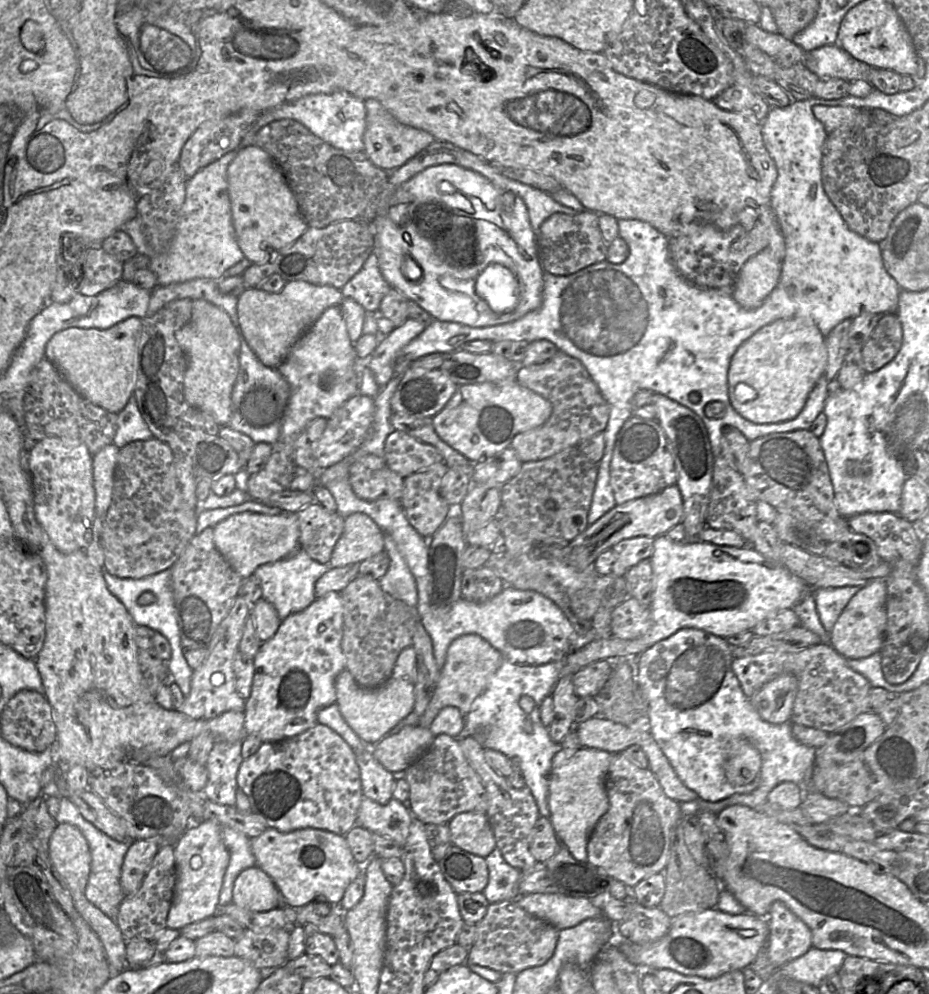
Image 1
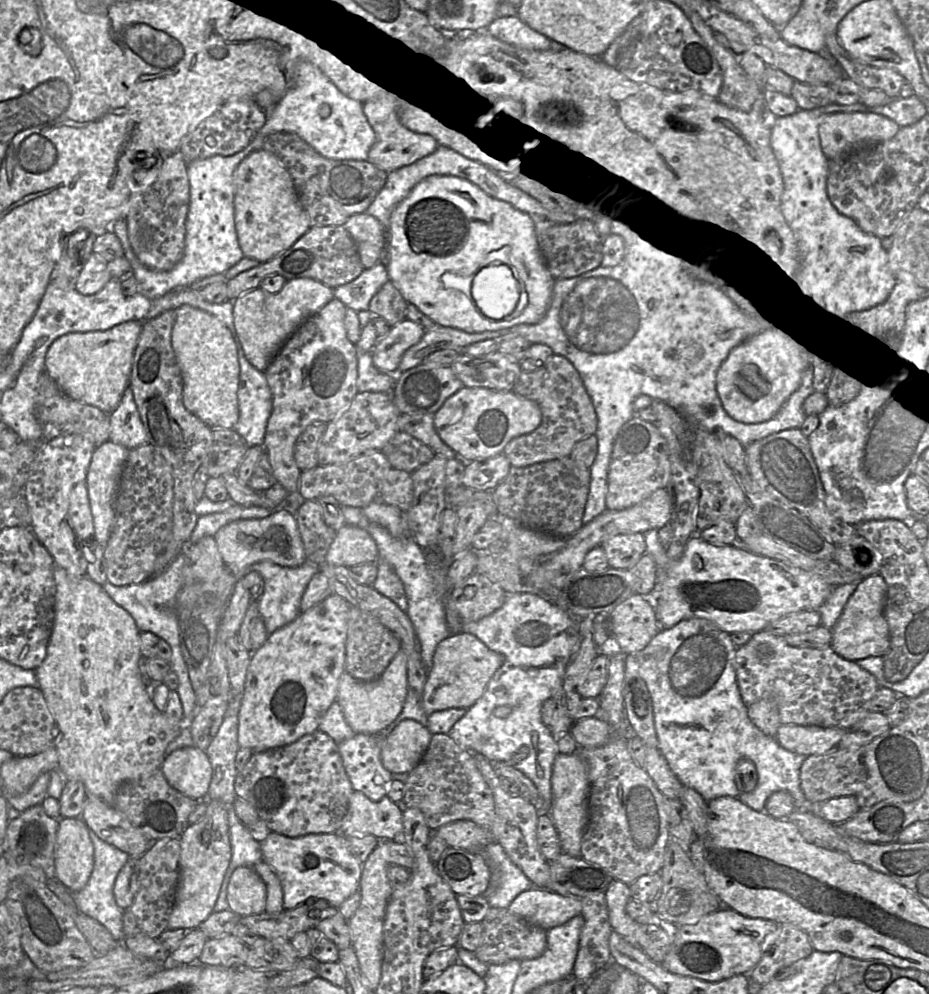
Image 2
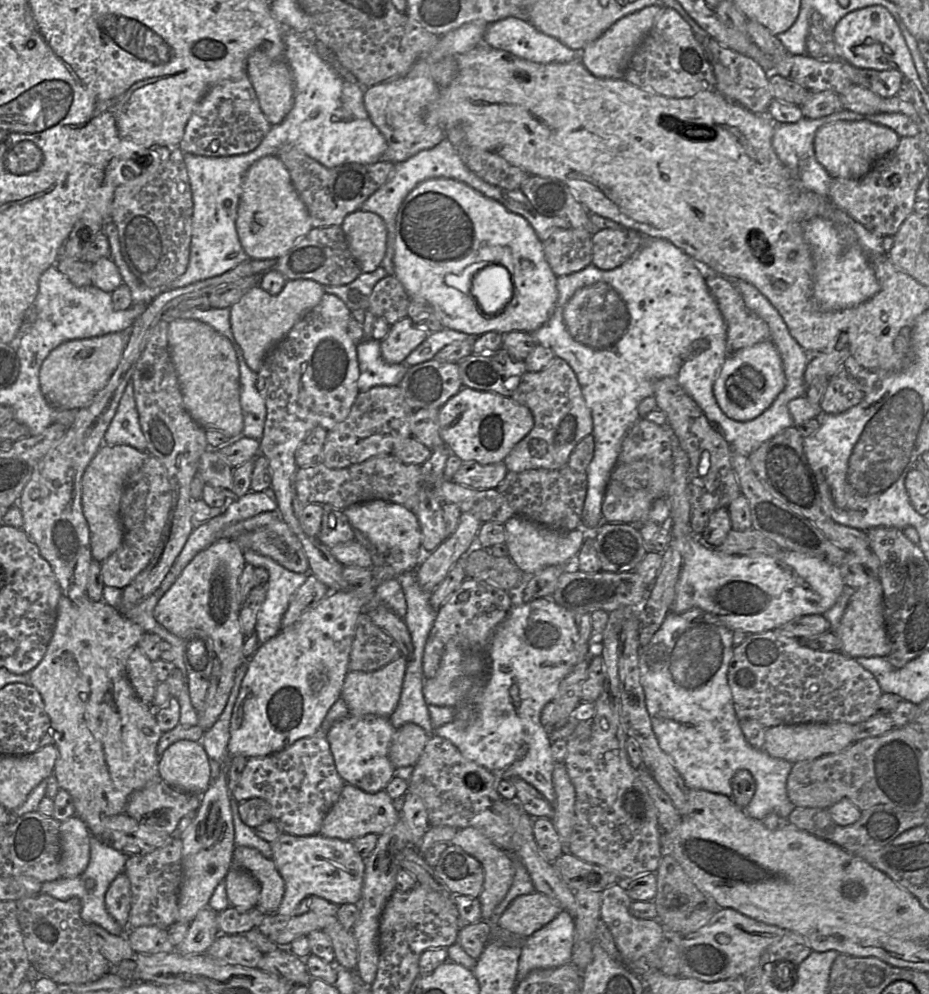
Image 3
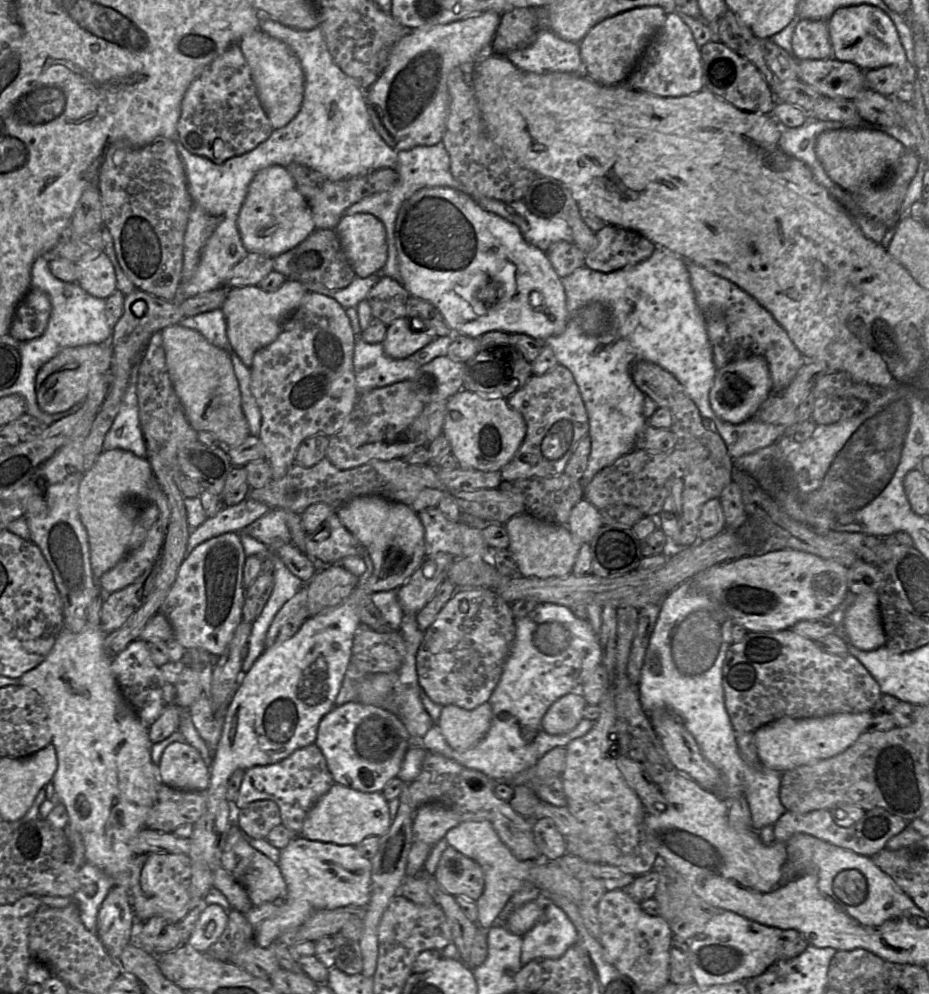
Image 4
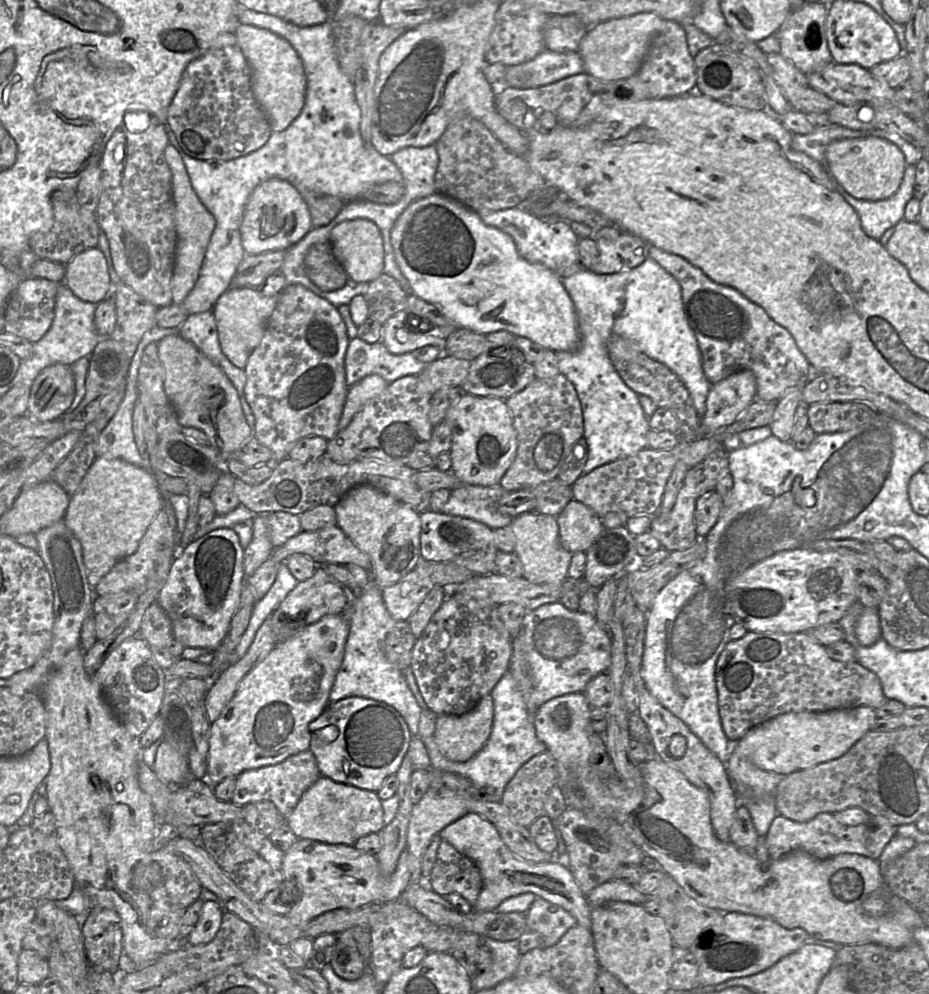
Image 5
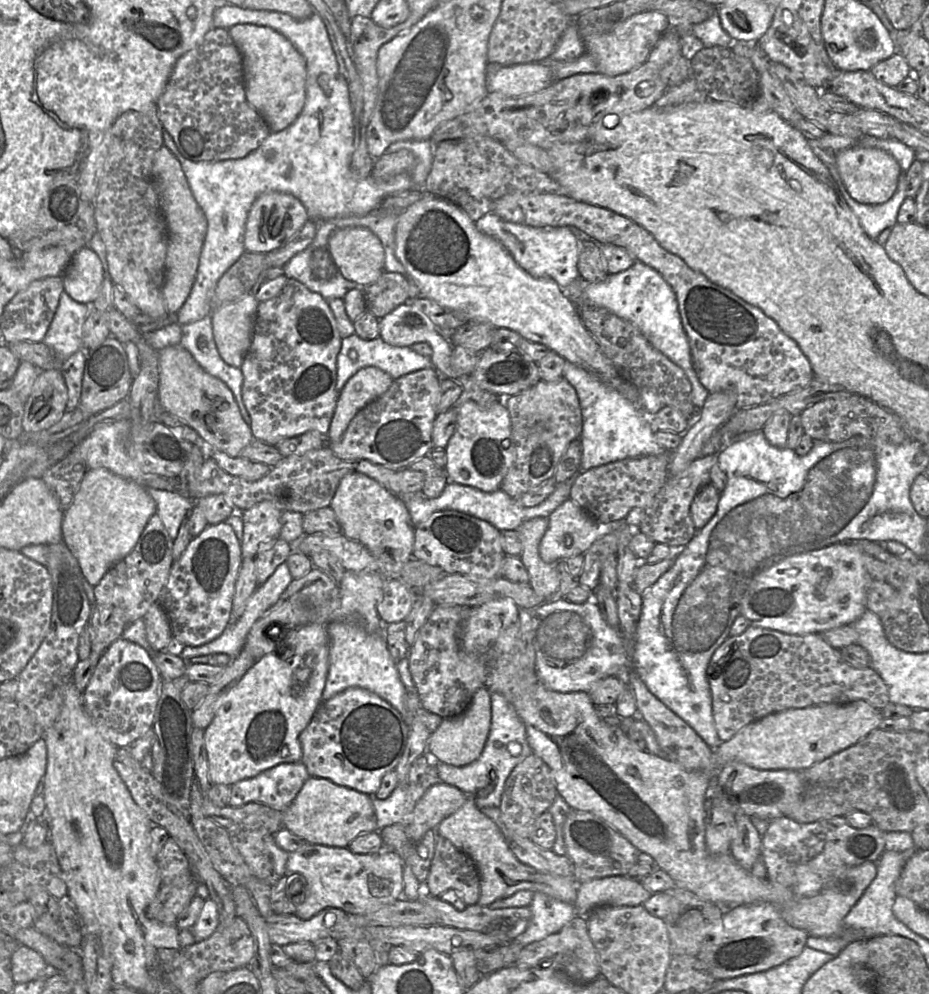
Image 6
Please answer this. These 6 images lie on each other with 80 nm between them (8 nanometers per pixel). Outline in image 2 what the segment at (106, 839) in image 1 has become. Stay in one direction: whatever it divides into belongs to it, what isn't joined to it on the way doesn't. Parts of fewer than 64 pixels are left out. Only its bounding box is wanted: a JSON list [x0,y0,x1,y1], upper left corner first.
[72,829,130,942]

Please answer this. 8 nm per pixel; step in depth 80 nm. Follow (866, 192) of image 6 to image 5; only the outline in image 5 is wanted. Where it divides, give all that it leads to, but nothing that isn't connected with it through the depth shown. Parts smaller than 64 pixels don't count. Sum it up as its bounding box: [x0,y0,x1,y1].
[826,138,907,201]

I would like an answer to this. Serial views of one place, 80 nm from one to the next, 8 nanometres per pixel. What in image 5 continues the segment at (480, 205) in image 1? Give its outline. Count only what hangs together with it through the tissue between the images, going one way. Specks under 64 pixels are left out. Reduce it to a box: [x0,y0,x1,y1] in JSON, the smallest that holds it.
[391,192,580,351]

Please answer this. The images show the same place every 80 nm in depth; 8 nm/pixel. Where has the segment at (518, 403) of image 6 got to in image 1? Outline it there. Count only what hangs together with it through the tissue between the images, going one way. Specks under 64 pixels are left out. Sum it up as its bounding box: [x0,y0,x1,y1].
[510,351,610,463]

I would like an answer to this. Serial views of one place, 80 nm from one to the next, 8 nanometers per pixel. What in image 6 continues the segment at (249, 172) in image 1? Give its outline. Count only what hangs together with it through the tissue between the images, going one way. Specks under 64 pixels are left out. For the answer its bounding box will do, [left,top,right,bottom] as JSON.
[244,191,309,253]

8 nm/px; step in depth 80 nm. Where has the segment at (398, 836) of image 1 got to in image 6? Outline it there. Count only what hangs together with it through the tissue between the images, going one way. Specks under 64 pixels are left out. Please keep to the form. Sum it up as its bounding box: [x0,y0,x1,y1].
[284,776,377,847]

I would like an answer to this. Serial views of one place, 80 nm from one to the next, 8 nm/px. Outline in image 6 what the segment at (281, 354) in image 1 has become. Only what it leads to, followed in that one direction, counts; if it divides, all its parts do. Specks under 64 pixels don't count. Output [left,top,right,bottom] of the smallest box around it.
[212,293,259,368]

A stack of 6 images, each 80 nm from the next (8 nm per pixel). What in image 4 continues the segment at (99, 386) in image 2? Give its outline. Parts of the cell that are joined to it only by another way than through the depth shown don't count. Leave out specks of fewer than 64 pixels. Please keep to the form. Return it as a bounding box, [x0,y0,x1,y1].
[35,342,113,414]

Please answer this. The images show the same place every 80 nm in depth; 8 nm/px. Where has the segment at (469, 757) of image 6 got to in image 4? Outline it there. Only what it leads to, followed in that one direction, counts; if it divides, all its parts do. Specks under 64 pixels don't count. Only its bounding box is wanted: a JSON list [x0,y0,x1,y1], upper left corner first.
[436,702,492,752]

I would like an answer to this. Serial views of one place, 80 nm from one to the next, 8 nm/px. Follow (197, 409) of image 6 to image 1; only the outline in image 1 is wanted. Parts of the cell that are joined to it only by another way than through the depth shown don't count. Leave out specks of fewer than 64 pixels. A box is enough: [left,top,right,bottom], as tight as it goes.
[175,299,240,426]

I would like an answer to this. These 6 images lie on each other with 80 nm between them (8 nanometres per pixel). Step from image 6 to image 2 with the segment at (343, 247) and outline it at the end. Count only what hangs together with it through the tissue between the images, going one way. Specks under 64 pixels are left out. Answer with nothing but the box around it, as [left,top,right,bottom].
[344,212,385,269]

